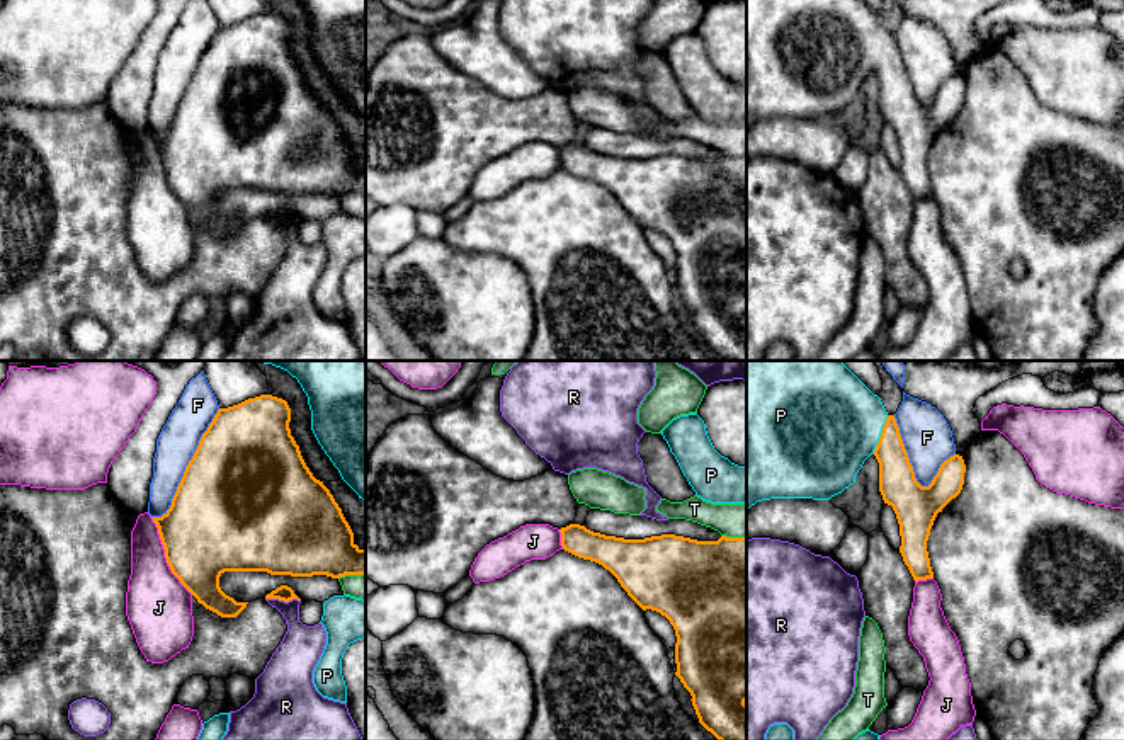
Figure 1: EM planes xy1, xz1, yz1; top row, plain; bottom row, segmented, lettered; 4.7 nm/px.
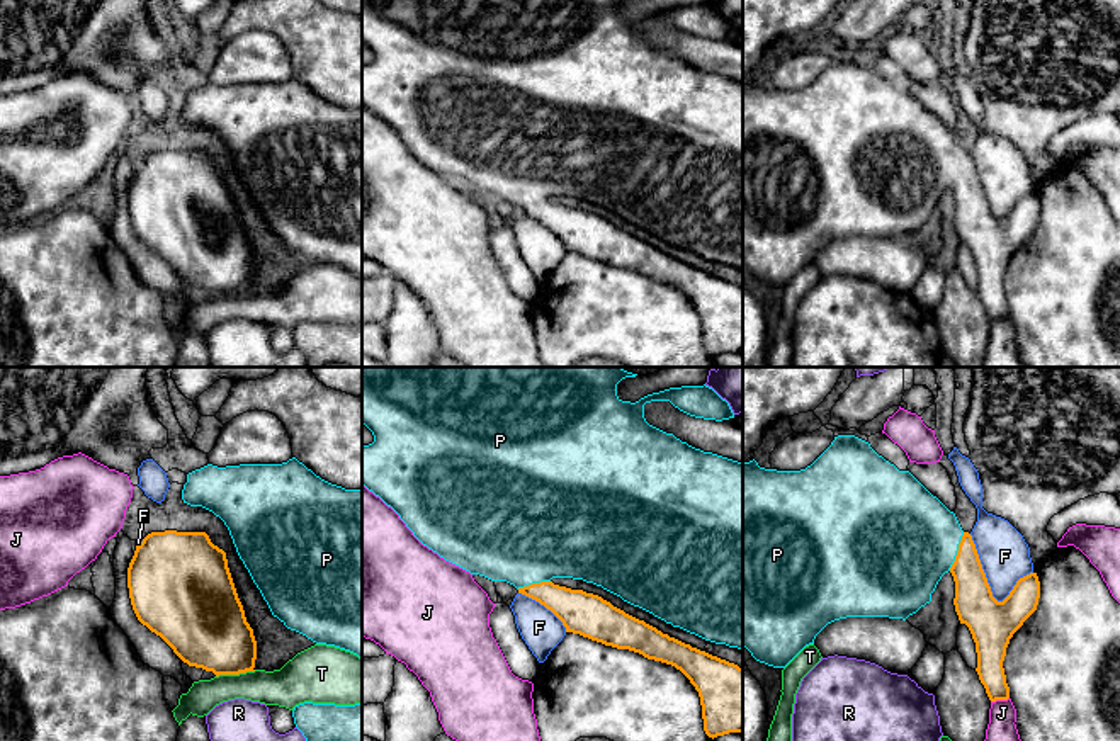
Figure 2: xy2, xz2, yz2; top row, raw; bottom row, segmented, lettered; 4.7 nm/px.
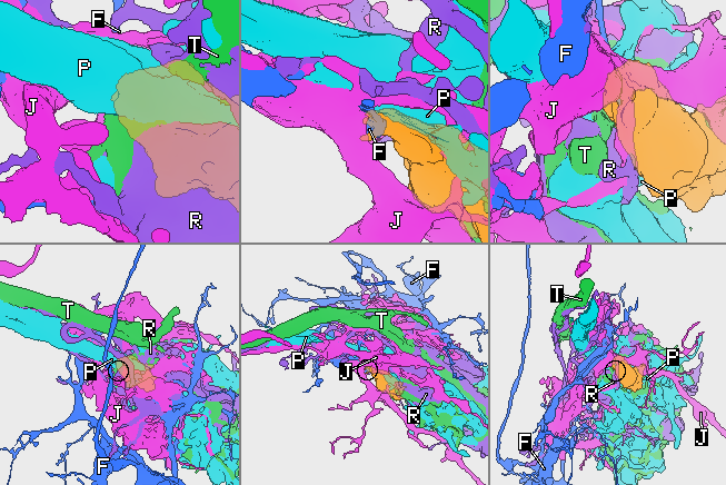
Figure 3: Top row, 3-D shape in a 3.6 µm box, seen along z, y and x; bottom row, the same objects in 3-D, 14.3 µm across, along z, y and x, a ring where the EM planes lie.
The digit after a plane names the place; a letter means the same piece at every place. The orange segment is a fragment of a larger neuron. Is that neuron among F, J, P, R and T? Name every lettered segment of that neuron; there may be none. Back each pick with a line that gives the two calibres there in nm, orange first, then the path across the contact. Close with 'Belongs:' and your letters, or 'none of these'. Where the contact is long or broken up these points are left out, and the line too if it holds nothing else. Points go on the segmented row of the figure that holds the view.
P: 180/480 nm | across yz1 (896, 478), (893, 458), (881, 434), (851, 422), (830, 422)
Belongs: P

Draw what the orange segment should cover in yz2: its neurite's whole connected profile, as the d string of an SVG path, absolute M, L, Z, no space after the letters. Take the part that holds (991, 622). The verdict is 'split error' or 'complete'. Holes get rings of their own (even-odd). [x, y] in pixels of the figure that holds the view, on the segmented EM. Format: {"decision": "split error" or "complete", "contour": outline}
{"decision": "split error", "contour": "M838 435L831 445L806 469L777 471L760 467L753 459L743 464L743 646L751 656L773 668L785 668L806 646L814 644L816 636L831 622L846 617L889 617L906 620L921 607L931 602L938 581L945 573L952 573L955 581L955 612L960 624L965 624L972 634L977 653L977 675L991 702L1008 700L1010 687L1003 661L1013 634L1037 610L1040 598L1040 581L1037 573L1030 573L1016 581L1010 595L998 602L993 597L986 573L982 569L976 544L969 532L964 532L955 513L950 512L936 496L933 496L909 471L899 471L894 464L879 455L868 442L855 435Z"}

